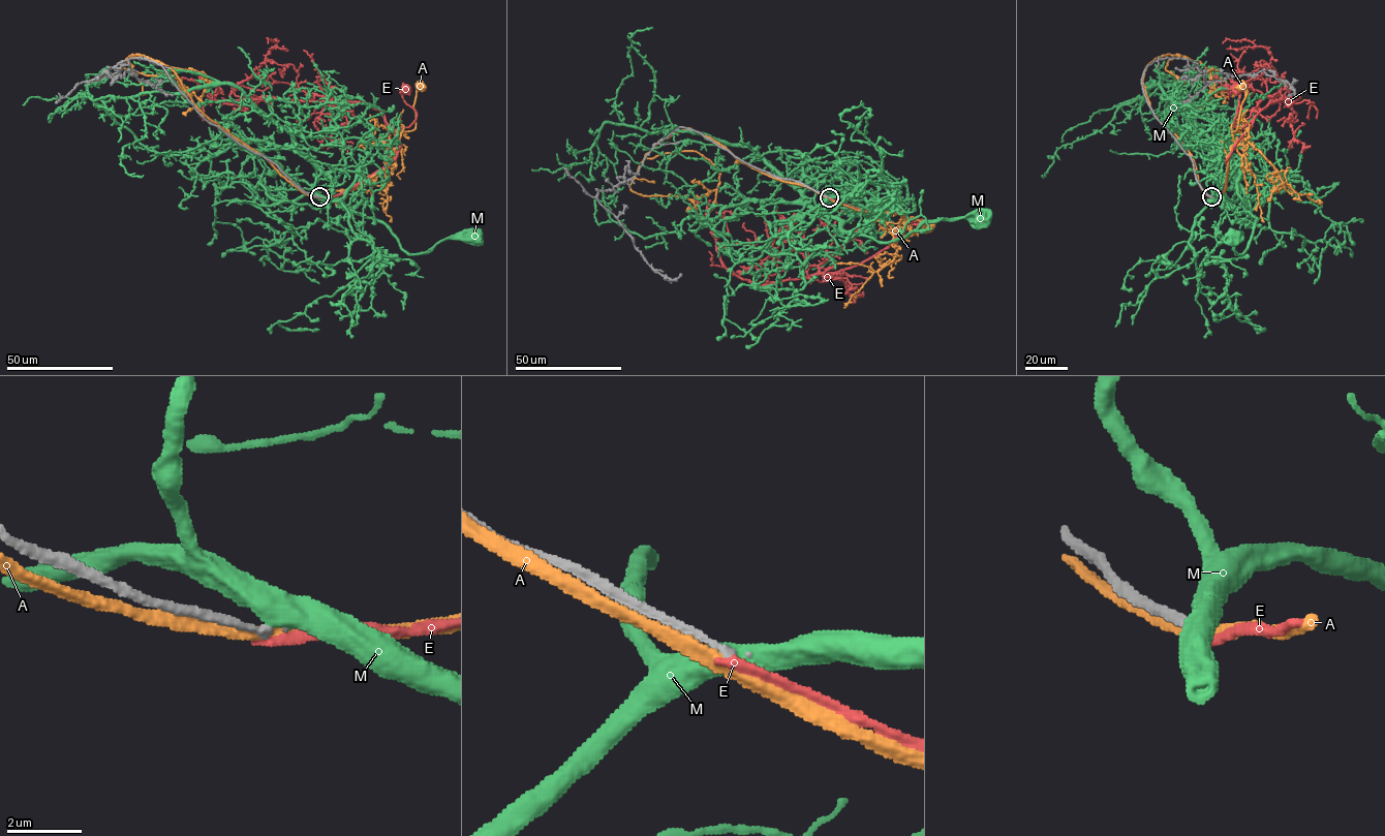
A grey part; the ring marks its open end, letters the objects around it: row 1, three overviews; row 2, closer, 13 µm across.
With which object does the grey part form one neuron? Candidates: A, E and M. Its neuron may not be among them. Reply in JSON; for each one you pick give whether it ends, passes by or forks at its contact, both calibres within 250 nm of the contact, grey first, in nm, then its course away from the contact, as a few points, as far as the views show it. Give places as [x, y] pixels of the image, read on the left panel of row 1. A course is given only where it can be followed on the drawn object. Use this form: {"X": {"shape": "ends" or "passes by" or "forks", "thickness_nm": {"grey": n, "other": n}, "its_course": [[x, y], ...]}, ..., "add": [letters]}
{"add": []}

